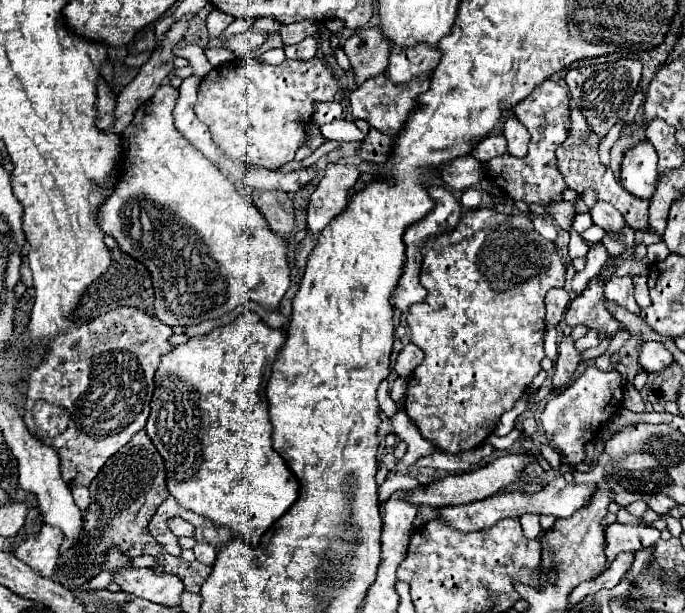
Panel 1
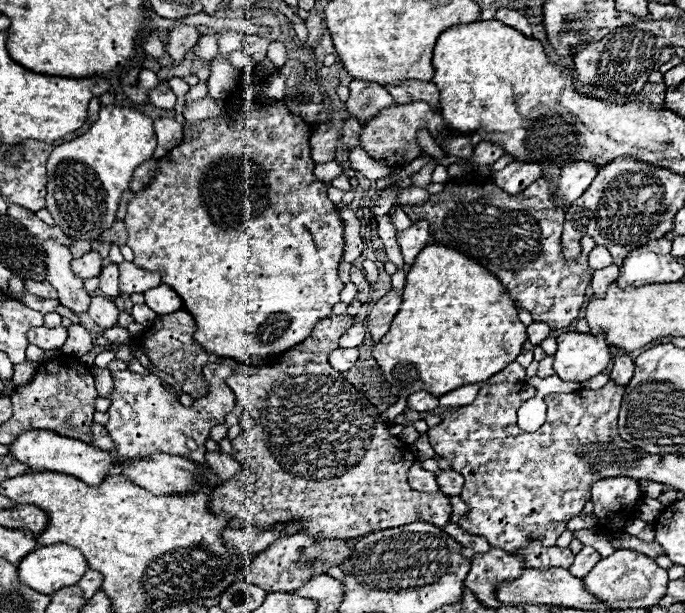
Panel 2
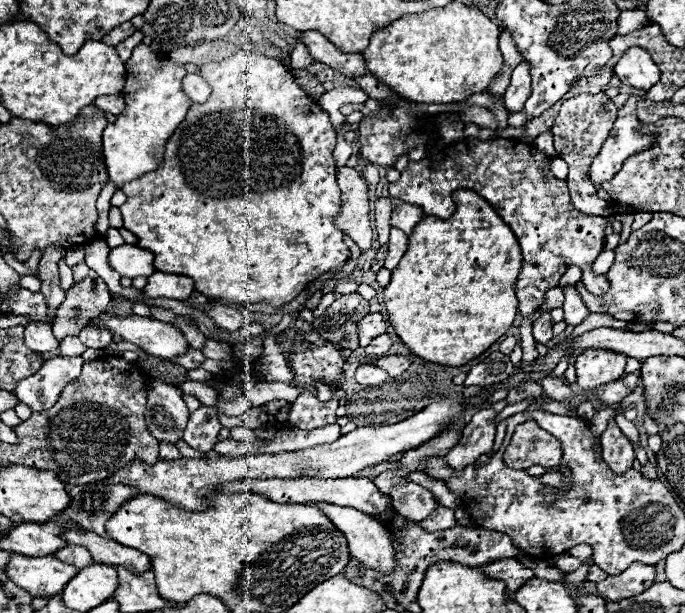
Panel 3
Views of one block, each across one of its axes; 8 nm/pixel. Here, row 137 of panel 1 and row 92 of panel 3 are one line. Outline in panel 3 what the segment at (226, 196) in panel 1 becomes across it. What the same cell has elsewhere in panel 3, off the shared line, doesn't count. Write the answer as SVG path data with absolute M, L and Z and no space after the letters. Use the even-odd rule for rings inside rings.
M146 44L136 46L132 58L126 62L126 72L126 86L122 90L126 110L118 116L114 124L108 124L102 132L102 154L106 172L110 182L118 188L122 188L124 182L130 182L158 168L164 140L174 134L176 126L182 122L188 108L192 106L190 98L182 90L182 78L186 76L184 66L156 54Z

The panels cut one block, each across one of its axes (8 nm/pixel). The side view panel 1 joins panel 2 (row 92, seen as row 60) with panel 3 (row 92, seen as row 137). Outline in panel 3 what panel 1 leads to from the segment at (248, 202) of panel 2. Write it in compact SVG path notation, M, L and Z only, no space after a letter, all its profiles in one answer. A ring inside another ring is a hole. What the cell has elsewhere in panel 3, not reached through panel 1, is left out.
M238 50L226 60L202 64L198 74L212 86L212 94L206 104L190 106L184 122L180 122L180 126L164 146L162 164L156 170L146 172L140 178L122 186L122 192L128 196L128 200L120 206L124 228L138 238L138 246L142 250L154 254L154 268L158 272L182 274L192 278L194 288L208 298L222 298L236 304L268 302L272 306L284 306L286 302L294 300L306 288L306 284L326 272L342 268L344 262L350 258L350 250L342 242L342 232L334 224L334 218L340 212L340 188L336 184L336 162L332 158L336 146L336 130L330 124L330 116L294 82L292 70L284 66L278 58L268 58L262 52Z

